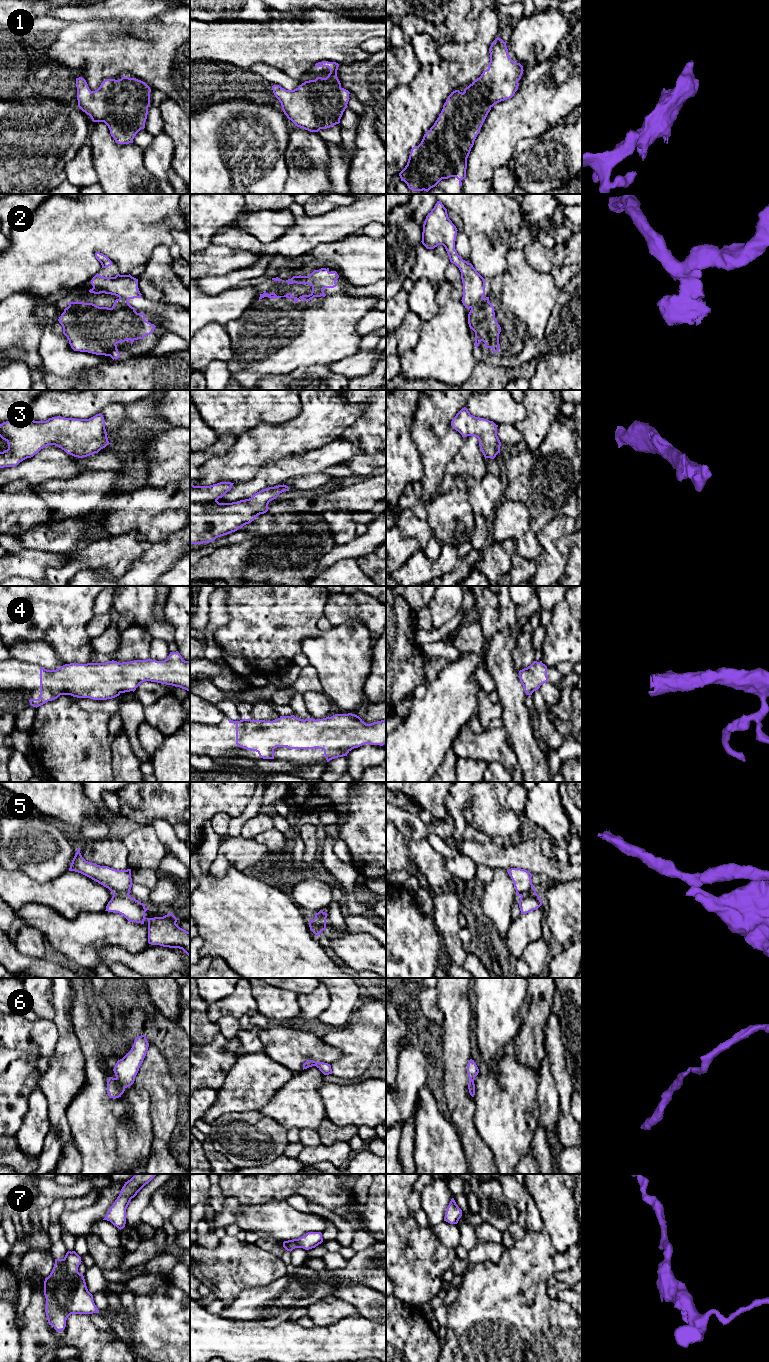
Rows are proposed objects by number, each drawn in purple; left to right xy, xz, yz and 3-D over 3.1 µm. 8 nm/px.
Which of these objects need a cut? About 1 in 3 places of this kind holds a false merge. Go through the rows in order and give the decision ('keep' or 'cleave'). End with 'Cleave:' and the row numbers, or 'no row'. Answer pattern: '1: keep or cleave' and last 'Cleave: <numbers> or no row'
1: keep
2: keep
3: keep
4: keep
5: cleave
6: keep
7: keep
Cleave: 5

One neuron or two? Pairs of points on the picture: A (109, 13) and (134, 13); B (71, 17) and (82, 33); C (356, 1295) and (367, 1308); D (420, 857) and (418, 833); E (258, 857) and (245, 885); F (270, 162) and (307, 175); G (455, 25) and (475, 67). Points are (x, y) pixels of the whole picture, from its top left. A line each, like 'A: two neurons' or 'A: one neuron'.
A: one neuron
B: two neurons
C: one neuron
D: two neurons
E: two neurons
F: two neurons
G: two neurons

